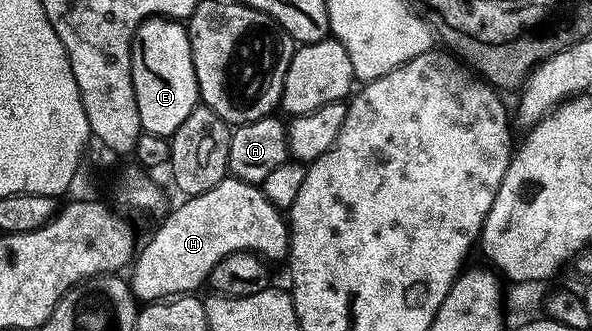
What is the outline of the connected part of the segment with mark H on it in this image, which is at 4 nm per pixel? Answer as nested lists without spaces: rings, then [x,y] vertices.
[[[226,176],[211,191],[181,202],[156,228],[155,235],[144,246],[142,243],[130,267],[129,287],[140,303],[190,295],[210,279],[211,269],[231,254],[254,252],[264,260],[288,257],[288,223],[275,206],[264,200],[256,183]]]

